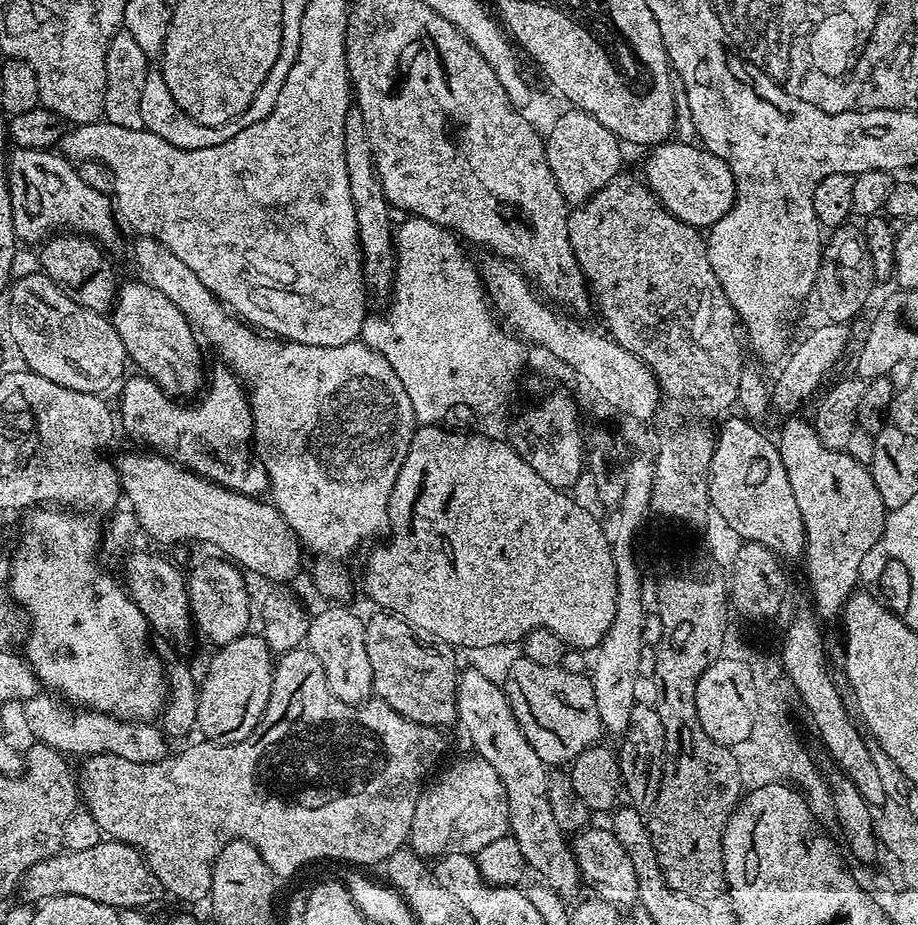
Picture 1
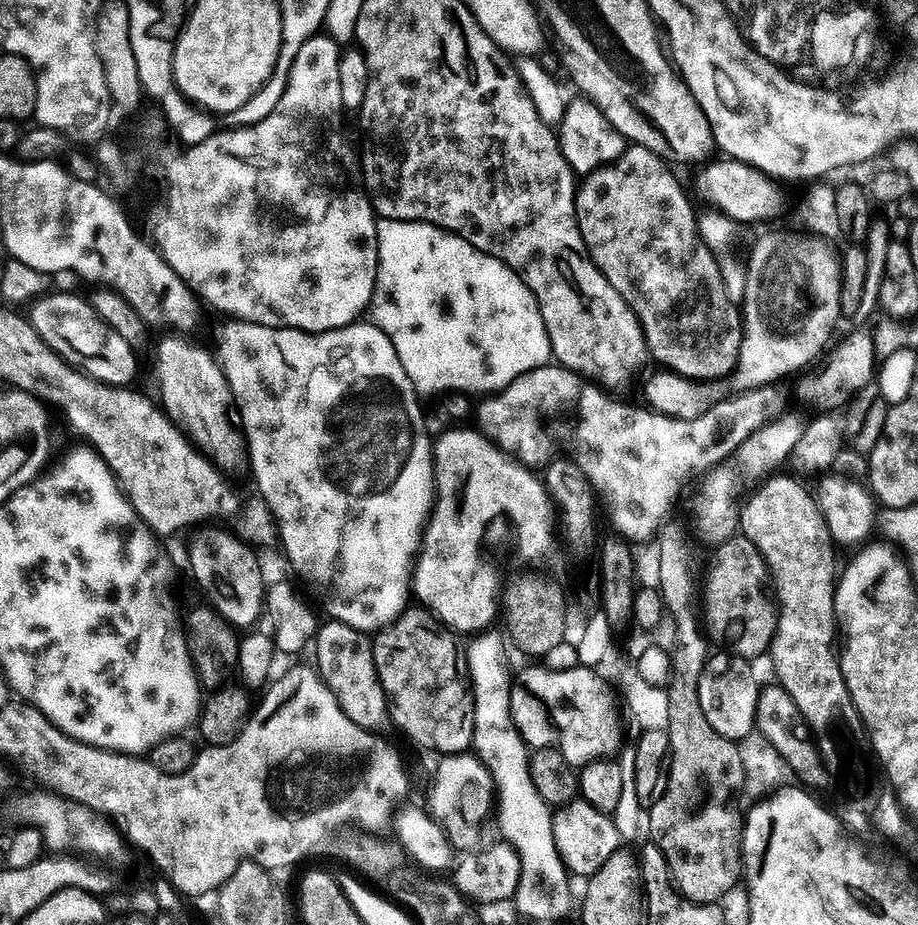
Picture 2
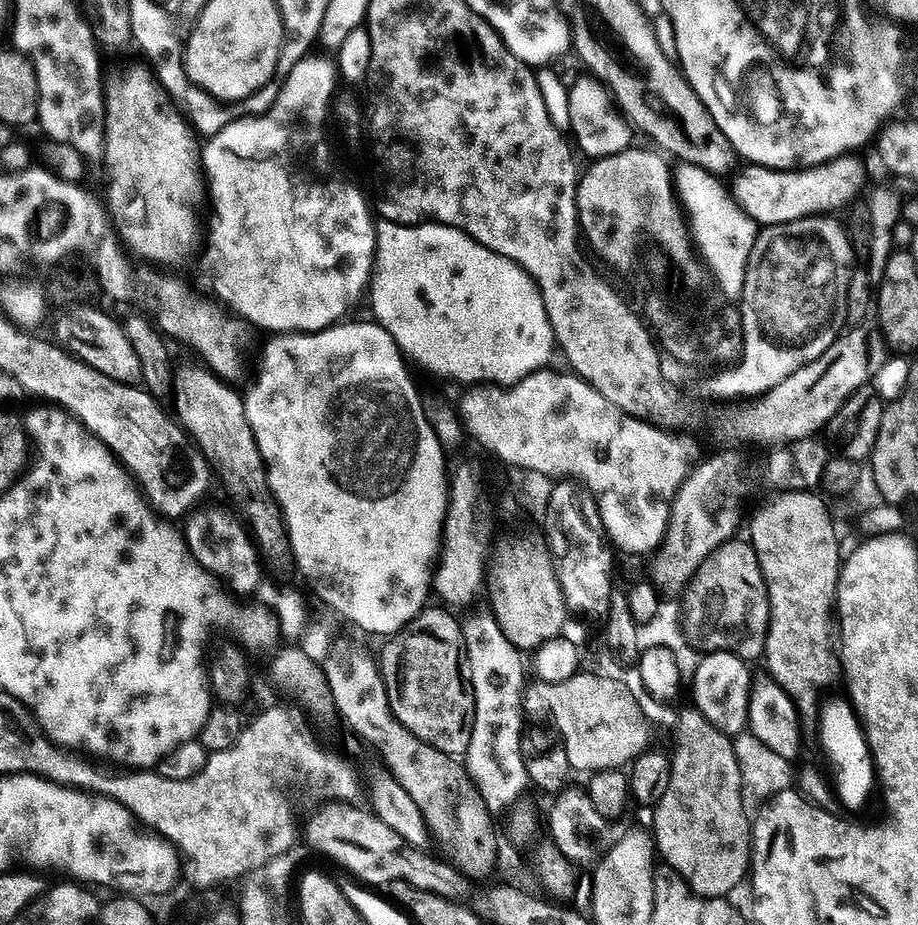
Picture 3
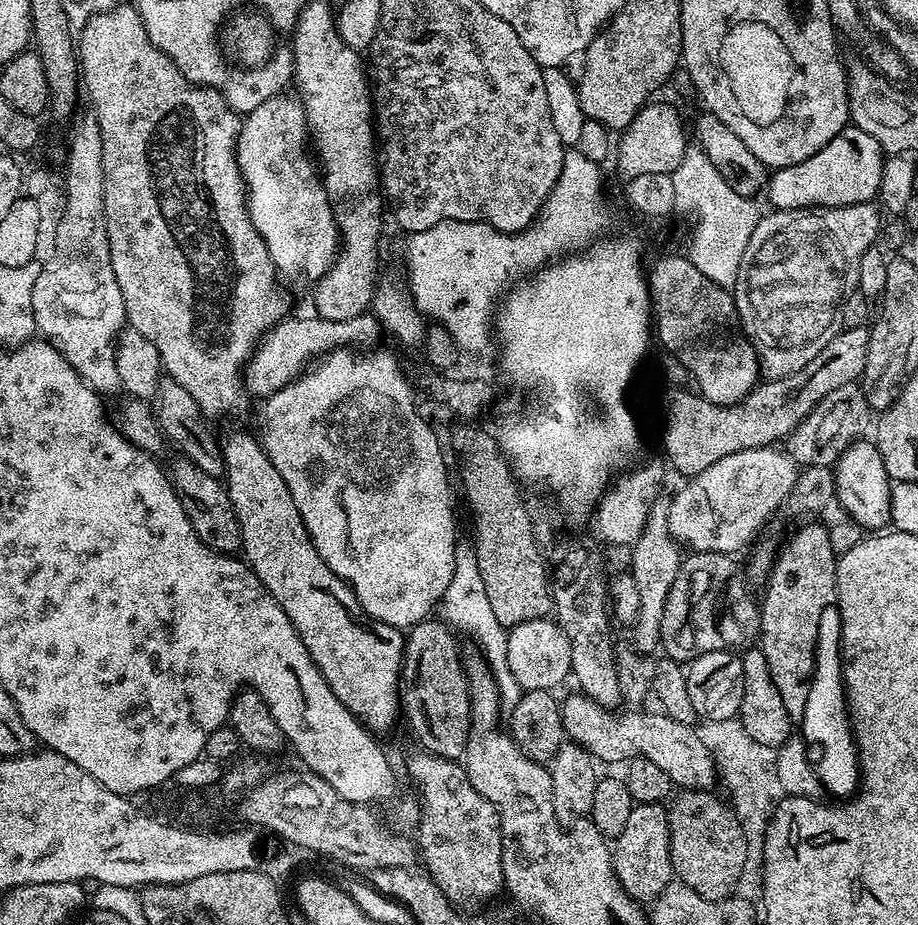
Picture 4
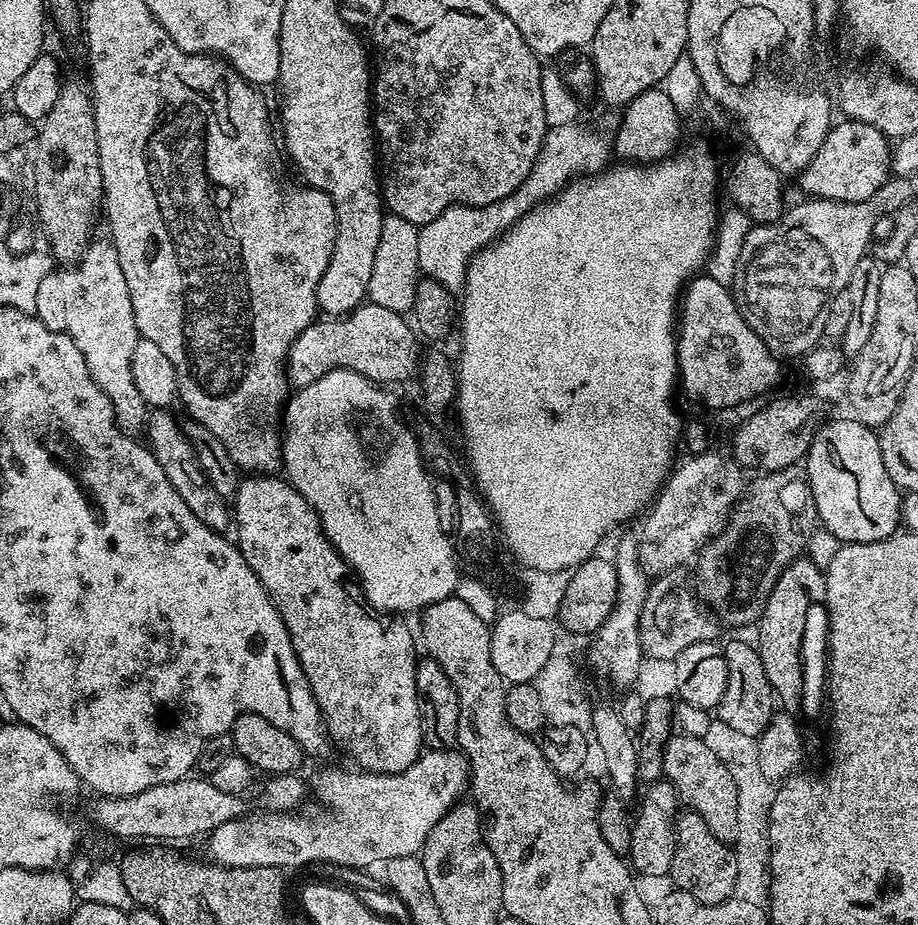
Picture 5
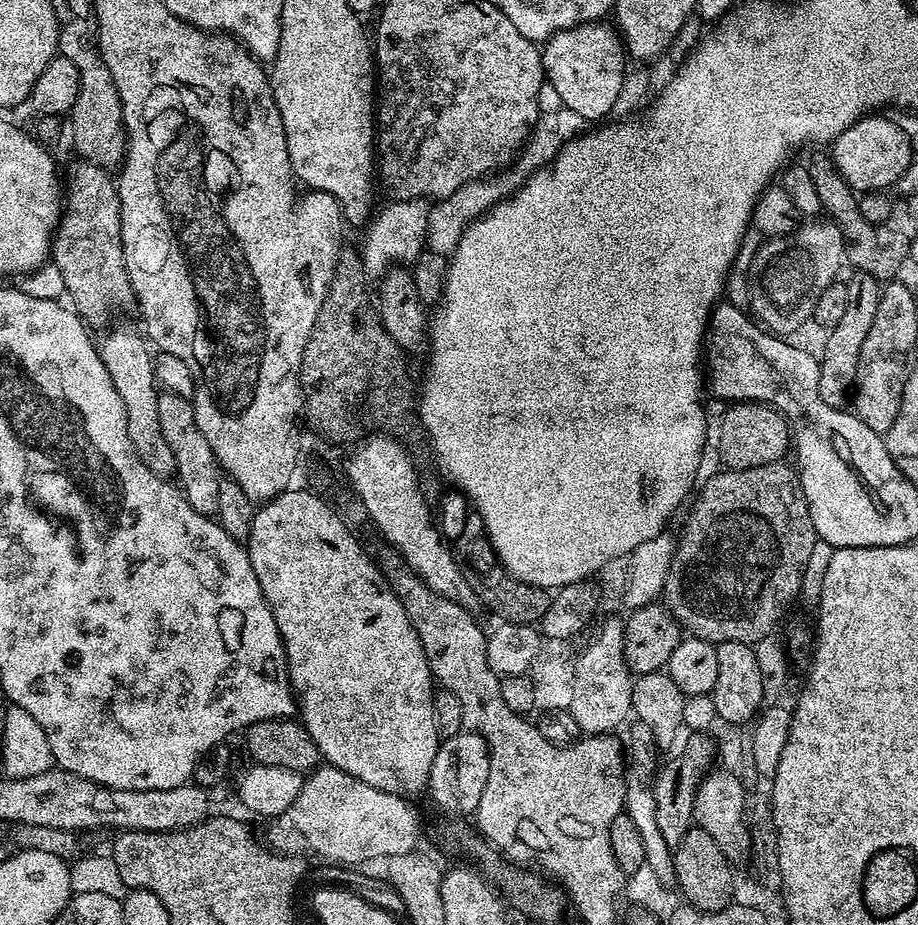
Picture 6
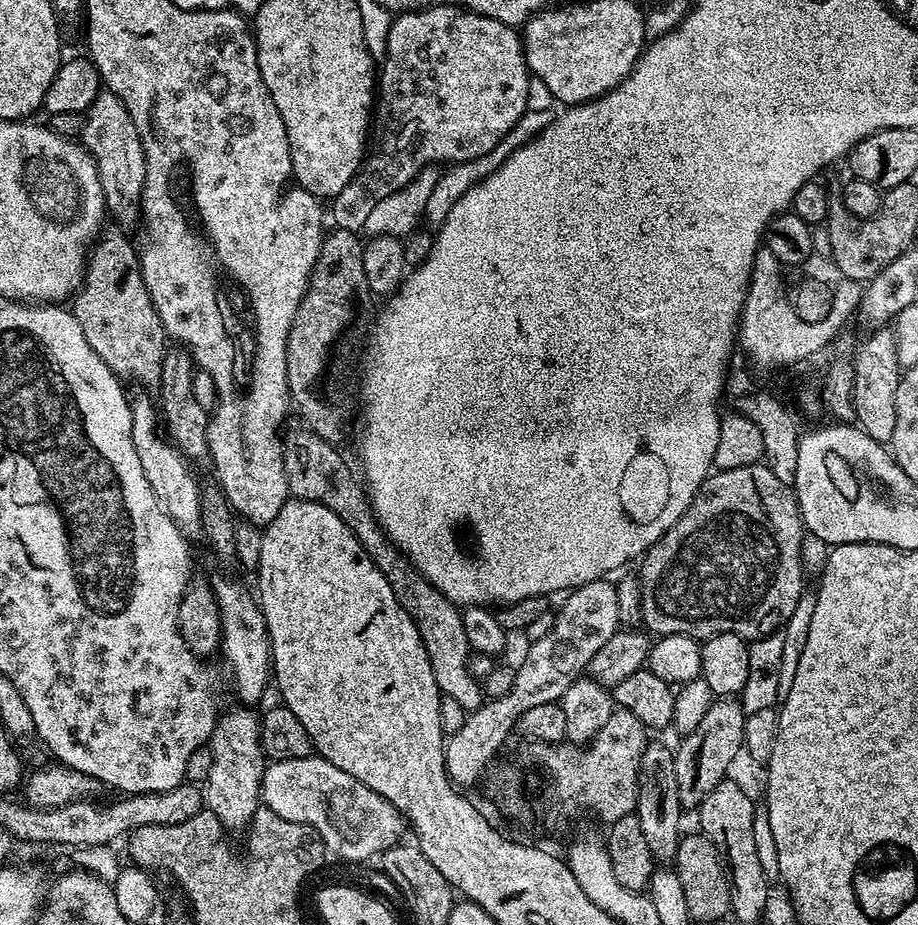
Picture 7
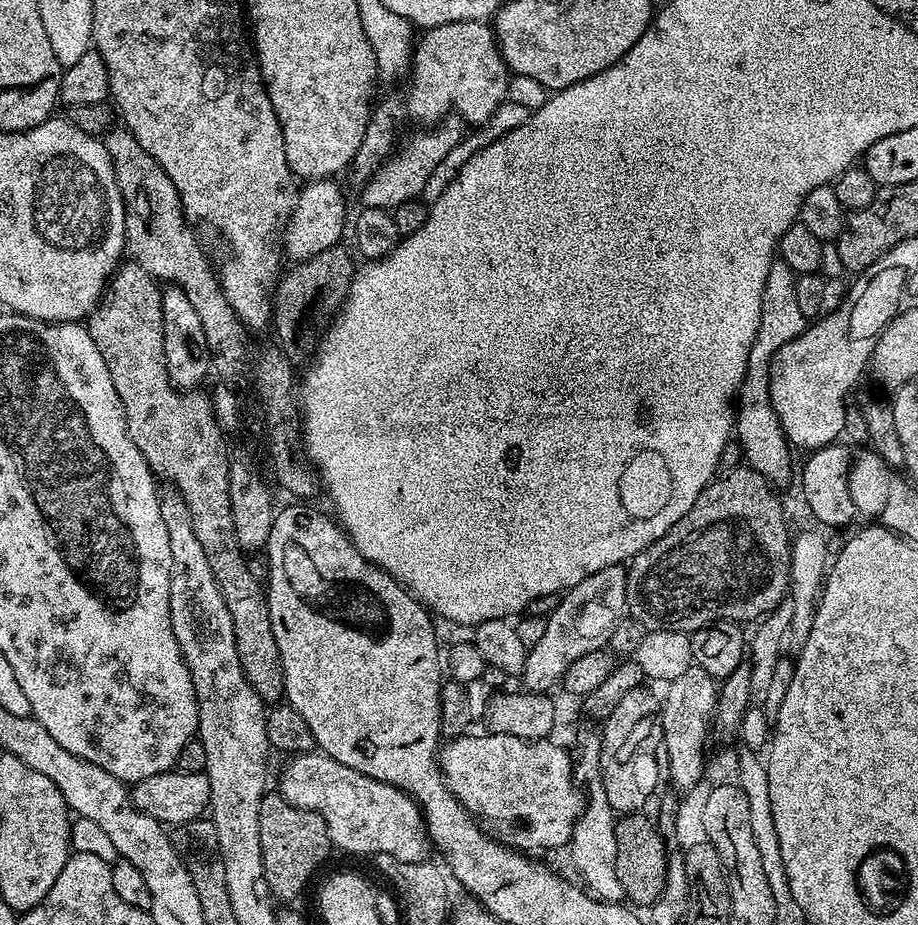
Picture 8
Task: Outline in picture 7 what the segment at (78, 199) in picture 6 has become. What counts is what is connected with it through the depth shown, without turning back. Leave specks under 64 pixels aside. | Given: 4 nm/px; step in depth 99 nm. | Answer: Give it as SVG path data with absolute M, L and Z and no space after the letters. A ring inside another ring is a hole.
M105 227L91 245L84 265L84 280L74 293L70 311L78 326L82 326L90 350L110 366L114 375L124 382L137 380L156 386L160 383L160 367L166 351L164 327L142 278L137 245L128 241L125 229L111 227Z

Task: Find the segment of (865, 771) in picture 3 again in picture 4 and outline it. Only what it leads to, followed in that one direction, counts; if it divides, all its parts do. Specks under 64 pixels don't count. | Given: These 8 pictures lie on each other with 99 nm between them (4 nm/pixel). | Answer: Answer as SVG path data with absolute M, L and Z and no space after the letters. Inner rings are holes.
M836 605L822 610L818 620L818 638L815 644L815 668L810 678L806 696L805 713L798 722L800 736L804 739L809 762L823 789L836 798L851 797L859 789L859 752L852 734L848 716L847 696L844 688L843 660L840 654L841 614Z

